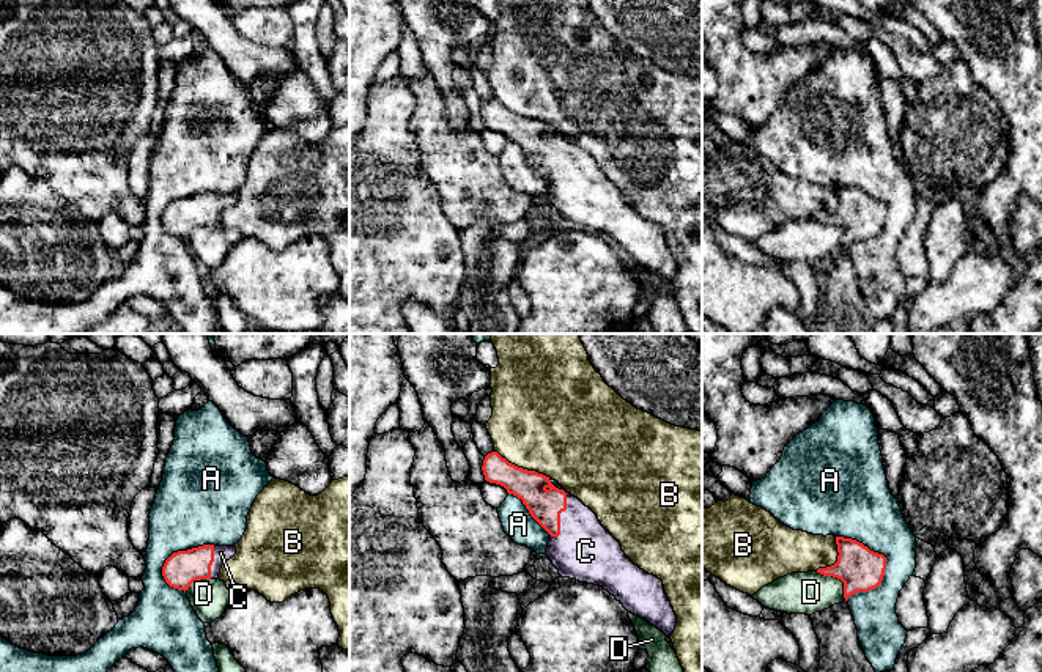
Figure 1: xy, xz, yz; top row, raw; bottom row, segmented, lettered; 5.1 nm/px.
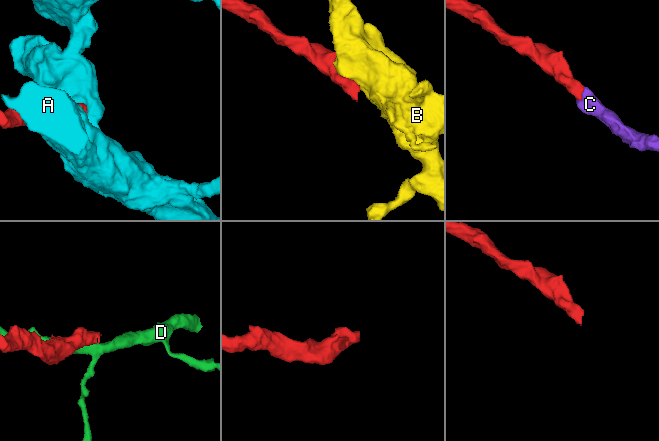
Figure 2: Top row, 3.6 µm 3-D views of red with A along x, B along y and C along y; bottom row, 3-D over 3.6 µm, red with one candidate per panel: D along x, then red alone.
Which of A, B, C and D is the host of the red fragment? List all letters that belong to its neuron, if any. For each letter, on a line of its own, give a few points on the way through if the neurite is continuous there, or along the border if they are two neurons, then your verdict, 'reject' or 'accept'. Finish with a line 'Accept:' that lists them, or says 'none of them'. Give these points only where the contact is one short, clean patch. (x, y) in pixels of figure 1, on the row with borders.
A: reject
B: reject
C: across xz (545, 505), (559, 518), (586, 551) | accept
D: reject
Accept: C

